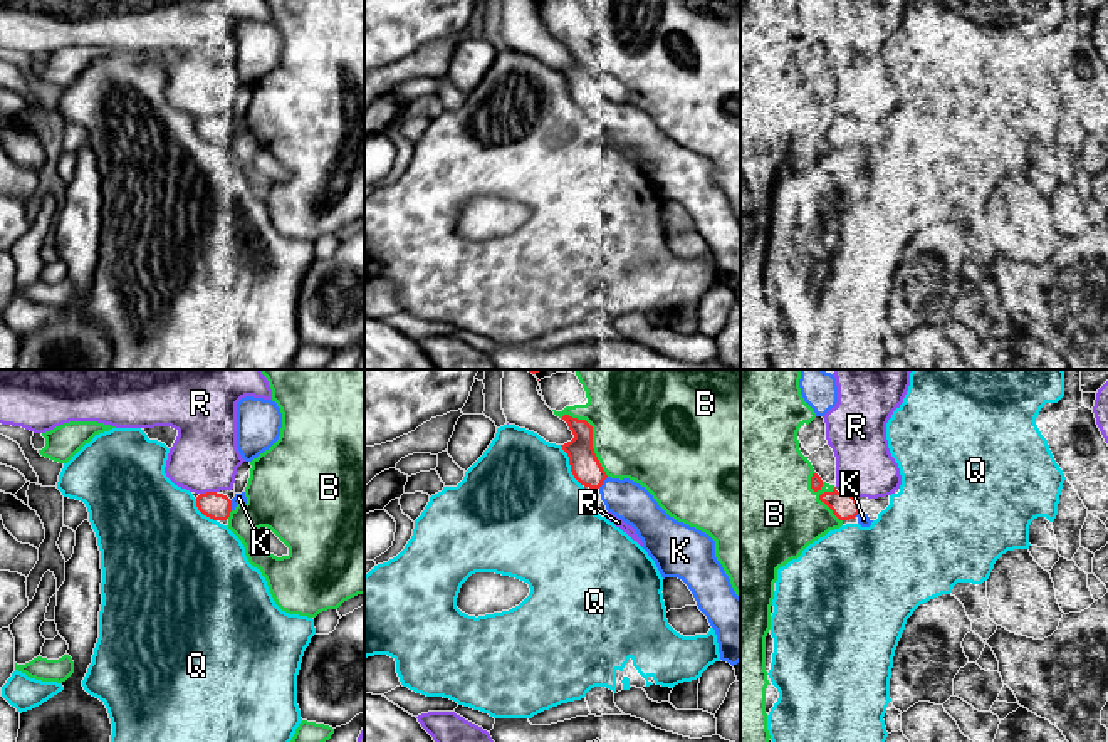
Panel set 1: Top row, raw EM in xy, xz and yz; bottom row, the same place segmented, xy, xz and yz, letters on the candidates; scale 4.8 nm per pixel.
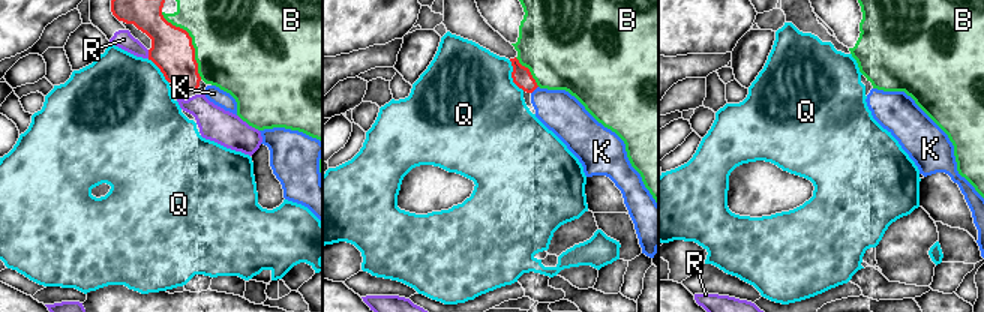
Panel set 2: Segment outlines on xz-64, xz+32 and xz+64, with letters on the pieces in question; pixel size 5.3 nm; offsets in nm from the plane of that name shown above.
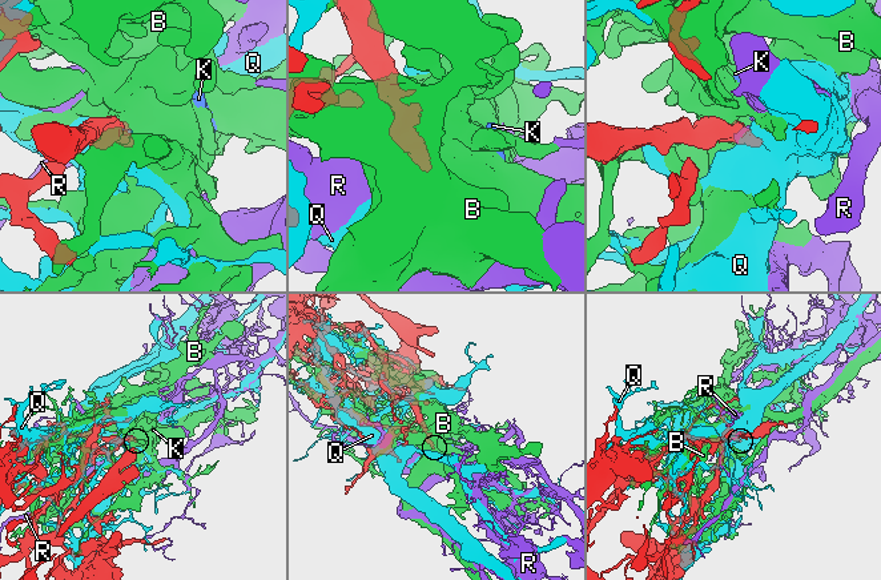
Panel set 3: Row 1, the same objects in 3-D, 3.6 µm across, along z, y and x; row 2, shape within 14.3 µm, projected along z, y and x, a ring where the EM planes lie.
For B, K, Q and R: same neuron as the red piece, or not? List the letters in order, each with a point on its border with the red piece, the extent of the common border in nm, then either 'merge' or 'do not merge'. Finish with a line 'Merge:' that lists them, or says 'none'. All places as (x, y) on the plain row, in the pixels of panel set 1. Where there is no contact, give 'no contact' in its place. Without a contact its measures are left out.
B: contact xz (591, 62); length 360 nm; do not merge
K: contact xz (603, 104); length 80 nm; merge
Q: contact xz (569, 88); length 220 nm; do not merge
R: contact xy (207, 116); length 80 nm; do not merge
Merge: K

